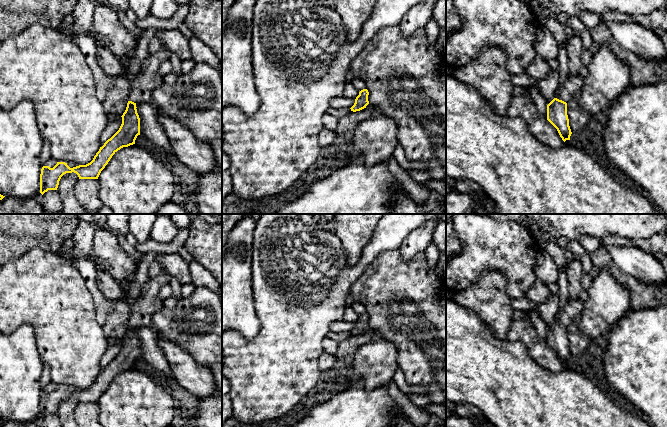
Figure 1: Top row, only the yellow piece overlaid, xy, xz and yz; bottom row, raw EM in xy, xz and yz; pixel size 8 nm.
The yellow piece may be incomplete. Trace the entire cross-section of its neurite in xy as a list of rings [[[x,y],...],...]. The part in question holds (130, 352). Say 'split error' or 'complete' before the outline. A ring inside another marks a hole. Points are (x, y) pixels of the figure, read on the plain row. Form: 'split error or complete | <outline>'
split error | [[[164,270],[158,276],[149,278],[143,285],[140,295],[129,312],[128,327],[122,341],[119,354],[108,363],[86,389],[70,392],[65,386],[57,386],[50,392],[43,390],[40,398],[40,417],[57,414],[61,401],[66,397],[76,397],[79,403],[98,403],[101,395],[112,380],[121,372],[135,368],[140,359],[140,342],[137,337],[137,327],[151,327],[155,312],[163,308],[163,301],[158,293],[161,286],[170,282],[171,276]]]

